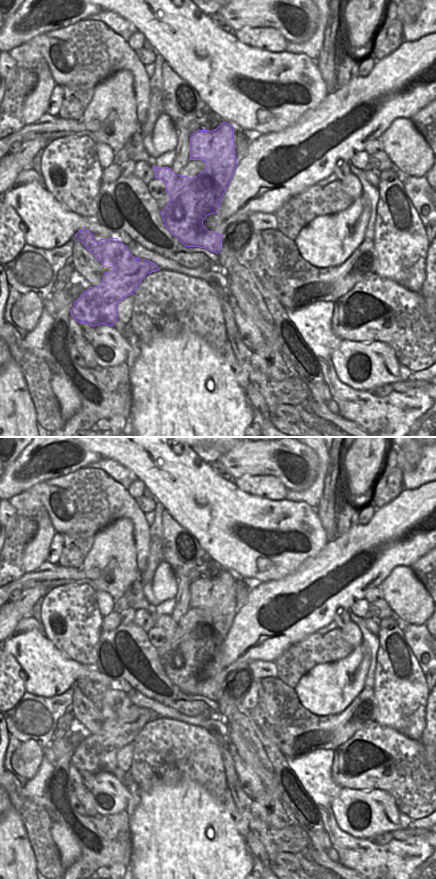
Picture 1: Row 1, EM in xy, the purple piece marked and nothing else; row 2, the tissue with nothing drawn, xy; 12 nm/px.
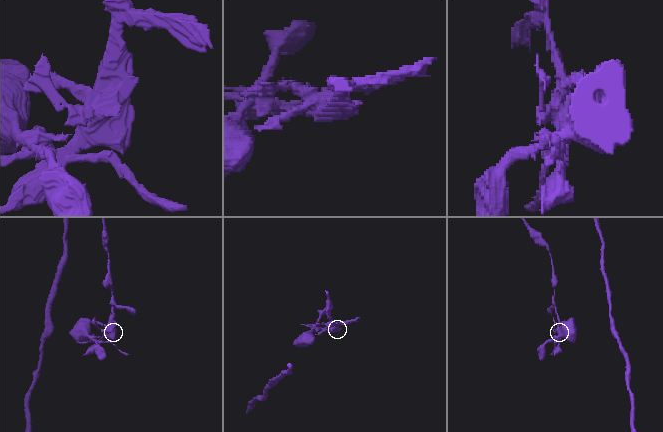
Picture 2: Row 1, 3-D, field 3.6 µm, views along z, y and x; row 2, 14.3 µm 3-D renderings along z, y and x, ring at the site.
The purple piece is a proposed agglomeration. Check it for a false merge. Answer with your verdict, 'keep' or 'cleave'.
cleave

